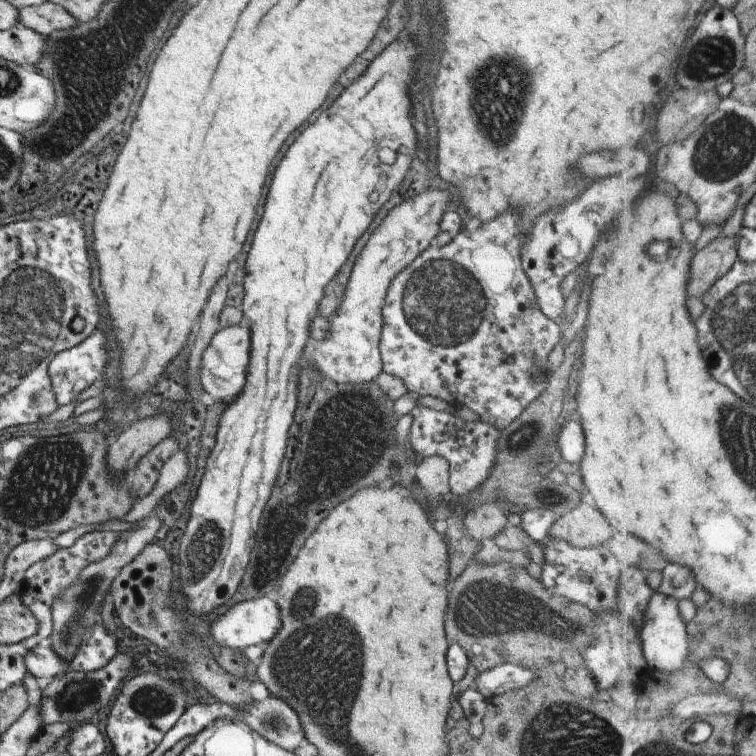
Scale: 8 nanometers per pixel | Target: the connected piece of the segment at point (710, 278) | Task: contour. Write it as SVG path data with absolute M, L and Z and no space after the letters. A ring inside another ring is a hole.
M739 234L736 237L719 236L706 248L698 251L691 268L689 296L704 300L709 290L724 278L739 261Z

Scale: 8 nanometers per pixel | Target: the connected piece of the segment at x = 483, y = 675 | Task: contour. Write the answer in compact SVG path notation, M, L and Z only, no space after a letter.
M502 663L478 674L475 678L474 690L478 691L488 702L494 697L509 693L510 690L530 685L535 674L536 671L530 668Z

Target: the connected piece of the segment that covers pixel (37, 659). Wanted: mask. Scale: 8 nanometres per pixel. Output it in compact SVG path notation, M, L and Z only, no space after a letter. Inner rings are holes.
M34 645L24 657L24 664L28 674L43 683L49 682L56 676L63 675L70 670L68 663L50 648Z

